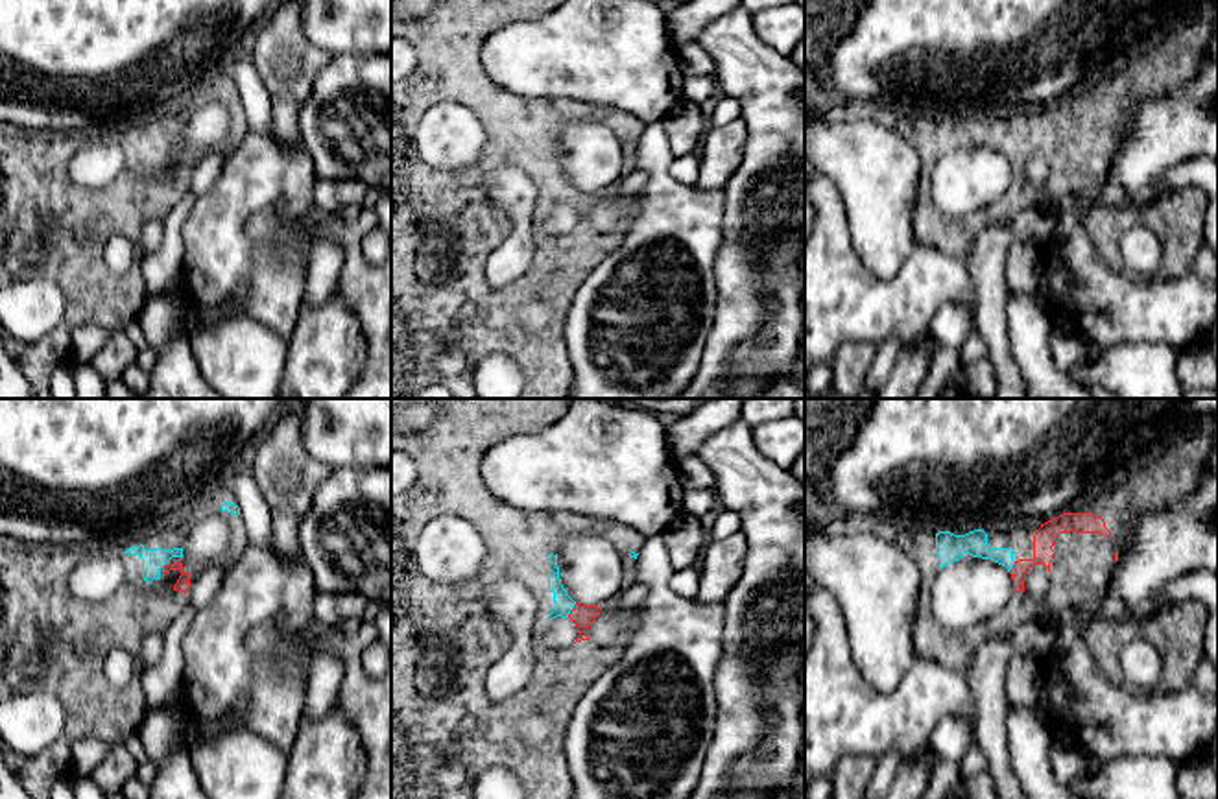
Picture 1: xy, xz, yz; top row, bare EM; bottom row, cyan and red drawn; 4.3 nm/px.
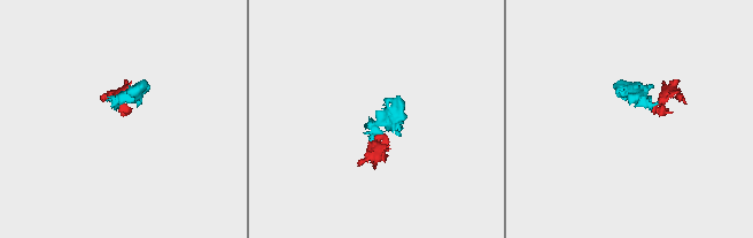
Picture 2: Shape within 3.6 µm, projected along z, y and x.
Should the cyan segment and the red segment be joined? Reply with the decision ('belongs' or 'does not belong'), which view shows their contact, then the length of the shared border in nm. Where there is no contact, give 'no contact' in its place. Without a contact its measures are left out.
belongs; contact in xy; length 90 nm

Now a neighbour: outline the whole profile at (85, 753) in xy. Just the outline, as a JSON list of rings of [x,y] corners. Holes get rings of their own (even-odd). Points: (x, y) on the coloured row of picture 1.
[[[83,738],[72,744],[72,771],[89,777],[98,762],[105,758],[111,742],[102,738]]]

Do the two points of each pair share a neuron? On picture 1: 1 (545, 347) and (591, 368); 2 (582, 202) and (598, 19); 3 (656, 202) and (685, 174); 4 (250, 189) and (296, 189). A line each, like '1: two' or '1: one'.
1: two
2: two
3: two
4: one

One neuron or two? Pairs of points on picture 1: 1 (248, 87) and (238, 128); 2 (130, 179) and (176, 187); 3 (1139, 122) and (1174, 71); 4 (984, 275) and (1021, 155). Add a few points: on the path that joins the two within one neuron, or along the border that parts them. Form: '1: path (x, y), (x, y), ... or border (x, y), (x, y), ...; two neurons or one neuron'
1: border (229, 76), (237, 87), (238, 104), (250, 130); two neurons
2: path (141, 185), (144, 189), (165, 189); one neuron
3: border (1196, 74), (1169, 93), (1137, 93), (1121, 119); two neurons
4: border (988, 224), (975, 235), (971, 250), (962, 261); two neurons

